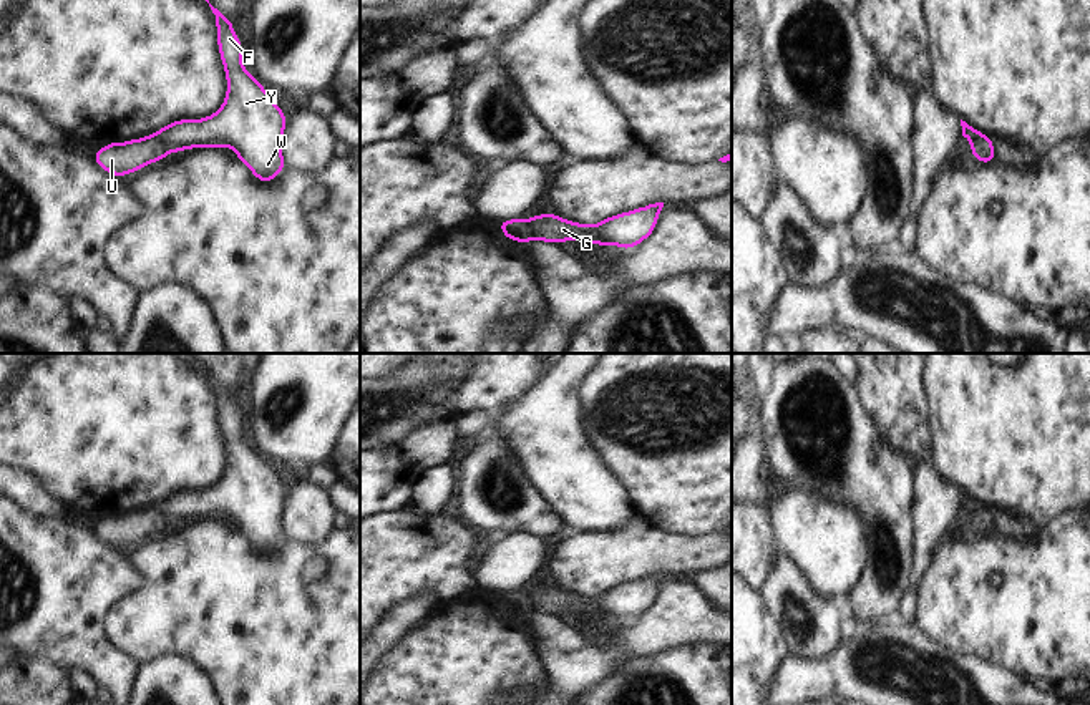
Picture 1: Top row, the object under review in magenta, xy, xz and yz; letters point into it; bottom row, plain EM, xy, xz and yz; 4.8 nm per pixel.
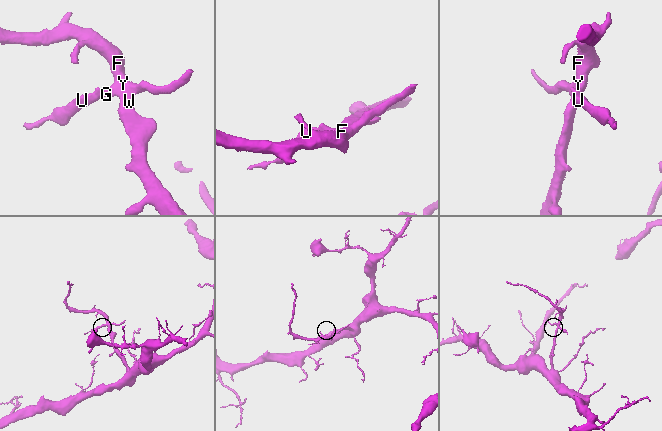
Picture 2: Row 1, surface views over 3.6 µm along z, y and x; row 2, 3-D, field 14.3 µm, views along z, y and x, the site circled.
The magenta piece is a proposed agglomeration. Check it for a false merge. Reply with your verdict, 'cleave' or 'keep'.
cleave

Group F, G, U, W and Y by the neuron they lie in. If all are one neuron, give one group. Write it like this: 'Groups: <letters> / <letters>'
Groups: F G W Y / U

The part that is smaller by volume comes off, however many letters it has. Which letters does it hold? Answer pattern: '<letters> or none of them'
U

